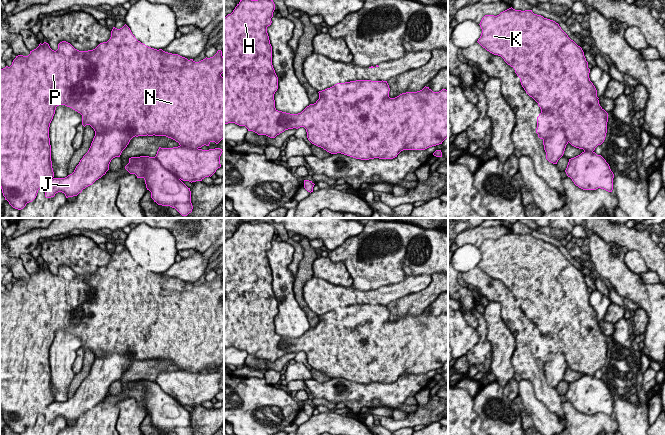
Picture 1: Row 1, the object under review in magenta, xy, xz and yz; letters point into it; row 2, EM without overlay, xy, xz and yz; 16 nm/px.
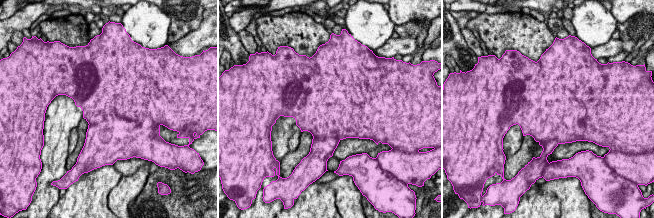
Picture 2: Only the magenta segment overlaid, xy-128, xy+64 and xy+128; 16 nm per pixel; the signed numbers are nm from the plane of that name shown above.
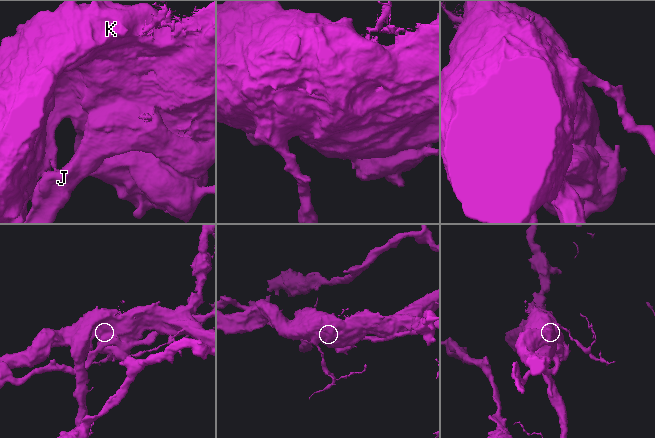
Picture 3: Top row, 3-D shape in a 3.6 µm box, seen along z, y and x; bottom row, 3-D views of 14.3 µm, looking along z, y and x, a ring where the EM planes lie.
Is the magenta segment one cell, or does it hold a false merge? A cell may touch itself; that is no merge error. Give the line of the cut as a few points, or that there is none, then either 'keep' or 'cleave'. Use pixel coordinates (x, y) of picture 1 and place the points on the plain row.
cut in xz along (388, 320), (380, 327), (361, 324), (344, 330), (319, 322); cleave

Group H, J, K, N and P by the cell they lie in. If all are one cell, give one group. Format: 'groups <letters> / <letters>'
groups H K N P / J

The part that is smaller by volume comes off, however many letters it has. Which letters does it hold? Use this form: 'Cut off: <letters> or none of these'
Cut off: J

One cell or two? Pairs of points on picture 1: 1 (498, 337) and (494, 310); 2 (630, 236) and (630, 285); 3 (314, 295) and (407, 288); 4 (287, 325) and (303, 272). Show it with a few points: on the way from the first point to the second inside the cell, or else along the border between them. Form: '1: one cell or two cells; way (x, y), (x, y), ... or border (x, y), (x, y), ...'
1: one cell; way (497, 330), (494, 317)
2: two cells; border (600, 237), (606, 241), (614, 241), (622, 246)
3: one cell; way (337, 295), (384, 296)
4: two cells; border (294, 277), (293, 295), (307, 318)

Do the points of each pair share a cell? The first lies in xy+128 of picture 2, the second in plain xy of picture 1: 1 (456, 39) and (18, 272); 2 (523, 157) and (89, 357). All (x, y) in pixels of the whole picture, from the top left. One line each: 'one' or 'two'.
1: one
2: one

